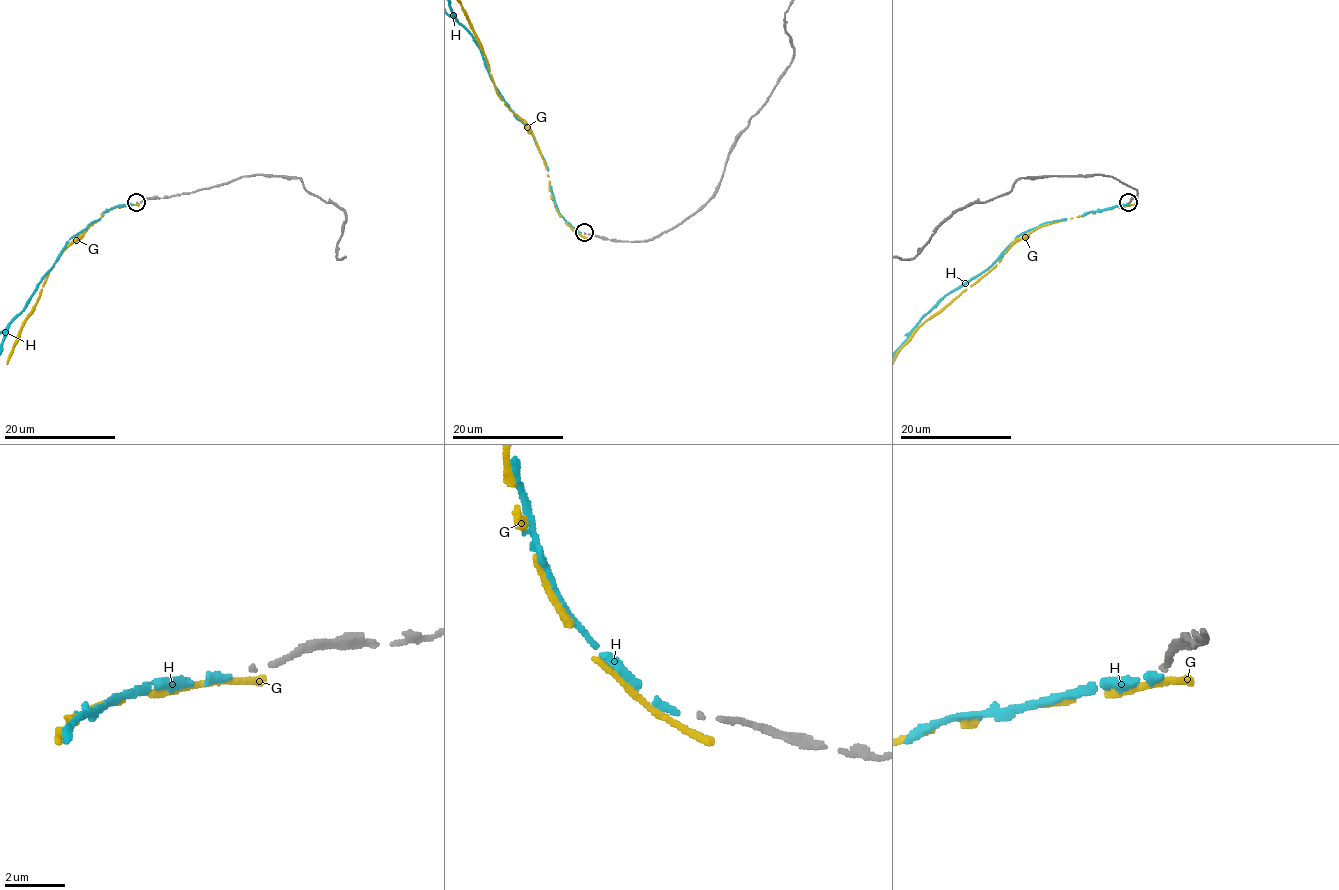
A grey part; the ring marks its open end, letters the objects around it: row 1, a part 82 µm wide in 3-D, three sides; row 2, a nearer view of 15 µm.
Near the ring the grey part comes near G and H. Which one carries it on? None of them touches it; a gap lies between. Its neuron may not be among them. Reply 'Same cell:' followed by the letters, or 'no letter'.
Same cell: H

